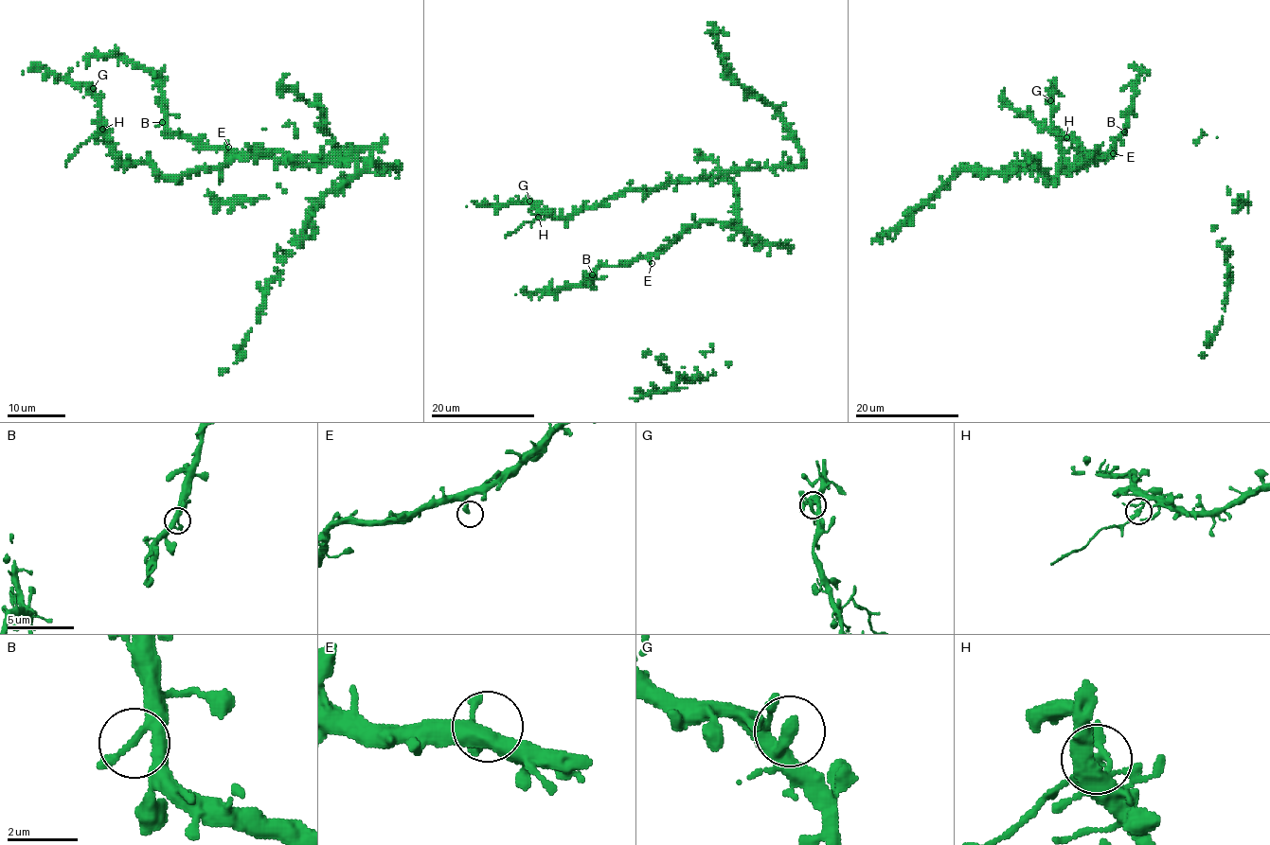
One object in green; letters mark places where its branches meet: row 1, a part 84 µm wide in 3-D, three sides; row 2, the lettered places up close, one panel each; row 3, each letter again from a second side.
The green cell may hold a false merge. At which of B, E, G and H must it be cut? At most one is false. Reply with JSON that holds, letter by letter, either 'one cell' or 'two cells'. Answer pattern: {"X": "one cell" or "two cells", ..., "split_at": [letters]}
{"B": "one cell", "E": "one cell", "G": "one cell", "H": "two cells", "split_at": ["H"]}

